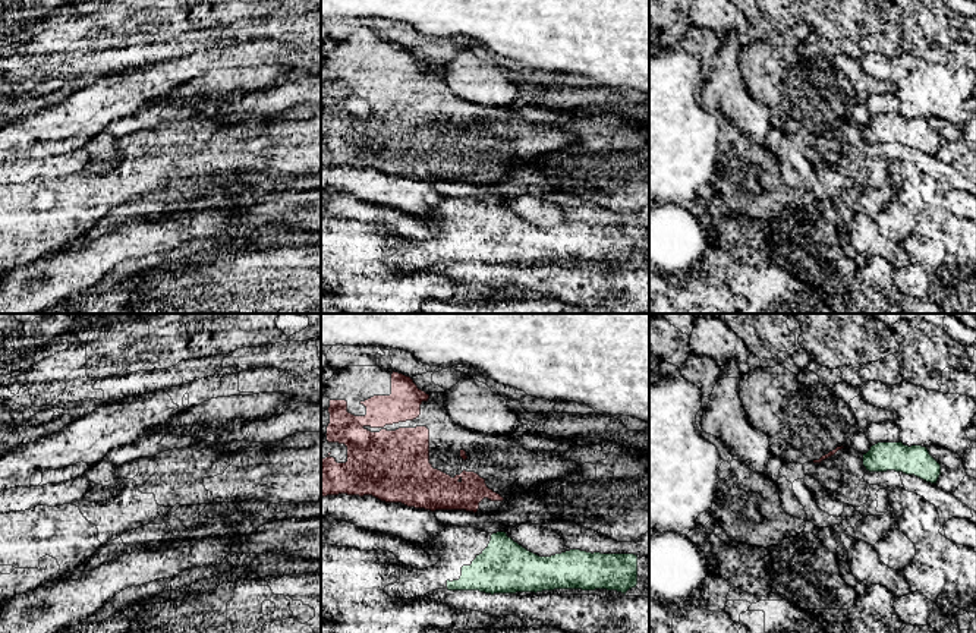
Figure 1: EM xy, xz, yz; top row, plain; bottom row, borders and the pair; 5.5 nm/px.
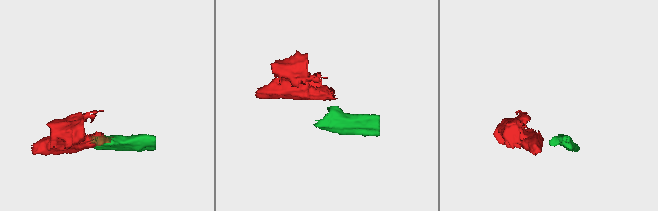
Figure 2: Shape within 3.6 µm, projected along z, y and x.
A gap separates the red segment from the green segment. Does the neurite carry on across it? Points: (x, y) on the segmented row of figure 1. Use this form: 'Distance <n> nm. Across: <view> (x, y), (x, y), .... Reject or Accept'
Distance 120 nm. Across: yz (843, 447), (863, 454). Reject

